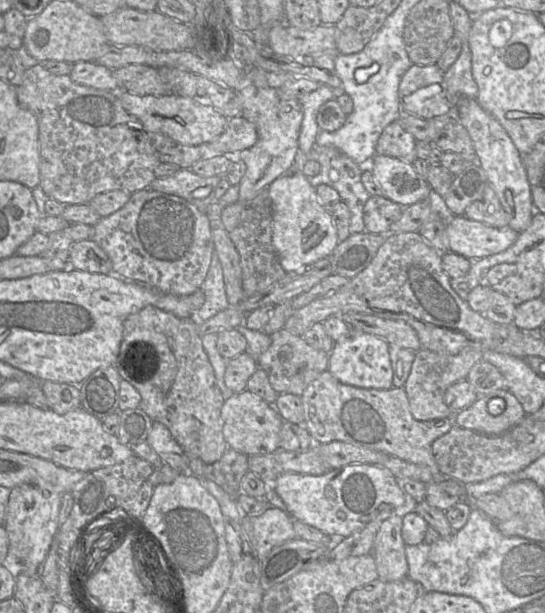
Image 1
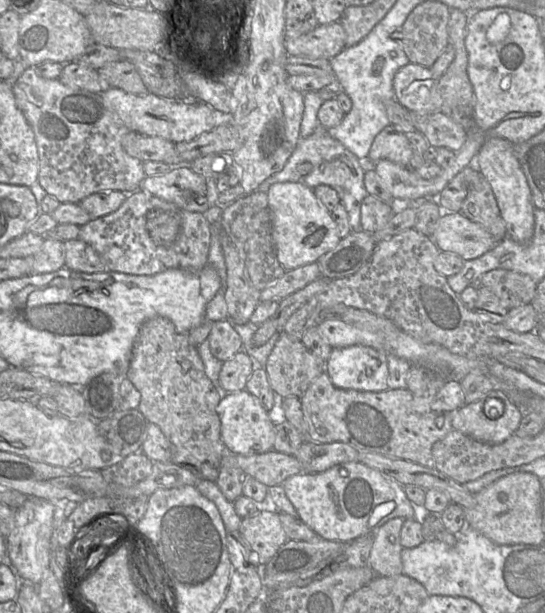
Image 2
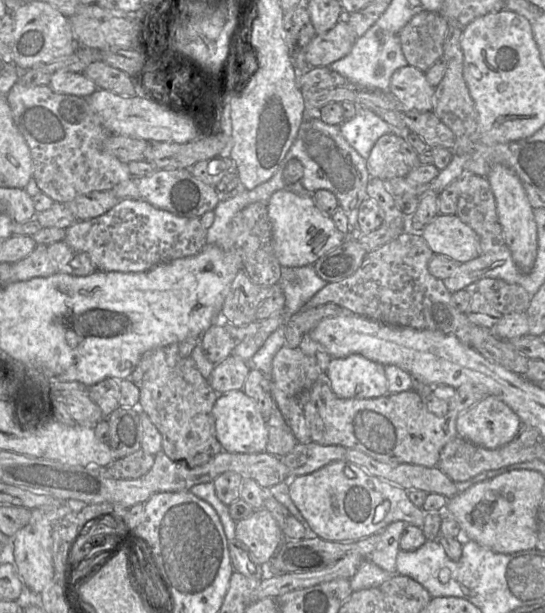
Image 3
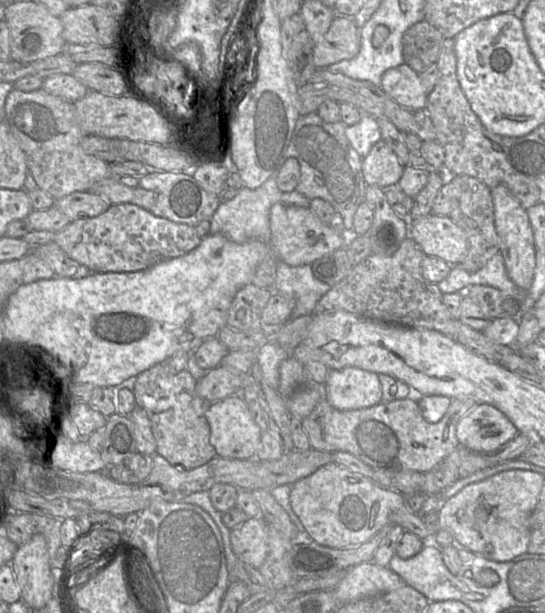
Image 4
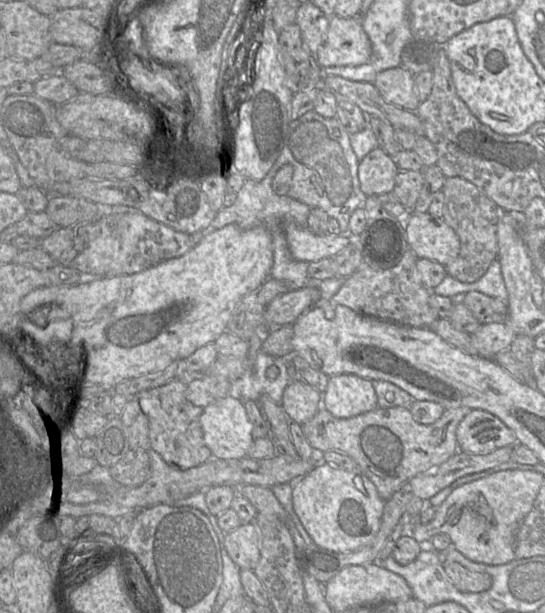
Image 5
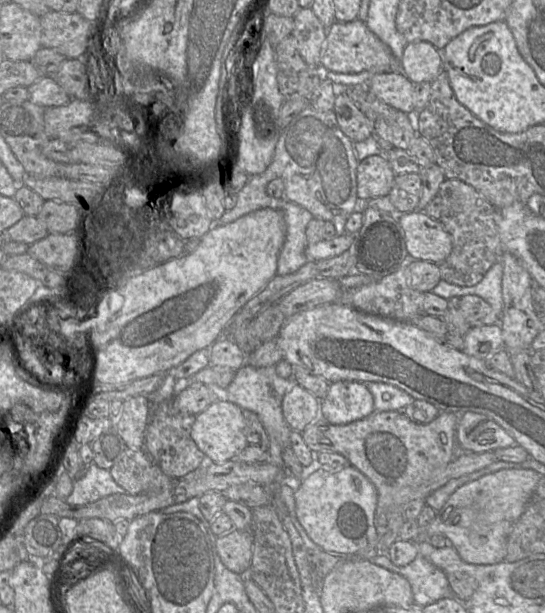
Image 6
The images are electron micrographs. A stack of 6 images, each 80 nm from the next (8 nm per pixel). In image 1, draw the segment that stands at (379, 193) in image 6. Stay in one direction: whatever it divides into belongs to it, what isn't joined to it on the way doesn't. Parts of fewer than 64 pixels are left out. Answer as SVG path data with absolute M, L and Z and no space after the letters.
M397 120L389 124L381 133L376 144L376 154L412 164L417 159L416 141L415 137Z

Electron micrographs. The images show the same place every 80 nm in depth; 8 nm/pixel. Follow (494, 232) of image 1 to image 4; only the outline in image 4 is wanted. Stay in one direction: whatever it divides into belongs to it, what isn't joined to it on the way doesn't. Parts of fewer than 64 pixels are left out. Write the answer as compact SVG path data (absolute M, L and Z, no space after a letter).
M431 213L413 221L409 237L426 256L439 257L450 265L460 264L468 254L467 235L449 216Z

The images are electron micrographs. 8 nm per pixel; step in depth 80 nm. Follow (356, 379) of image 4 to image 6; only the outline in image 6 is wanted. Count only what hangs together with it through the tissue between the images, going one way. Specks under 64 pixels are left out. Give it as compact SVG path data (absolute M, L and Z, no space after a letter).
M355 381L330 383L320 404L320 416L333 425L349 424L375 411L373 396L366 384Z

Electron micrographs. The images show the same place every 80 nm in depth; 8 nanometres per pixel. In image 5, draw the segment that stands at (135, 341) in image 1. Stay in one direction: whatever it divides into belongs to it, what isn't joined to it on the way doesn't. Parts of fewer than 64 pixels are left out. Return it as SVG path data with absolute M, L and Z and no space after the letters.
M182 375L170 383L140 392L136 398L141 410L149 420L151 449L157 452L169 465L188 470L204 464L213 458L204 442L200 416L204 408L190 403L185 396L189 376Z

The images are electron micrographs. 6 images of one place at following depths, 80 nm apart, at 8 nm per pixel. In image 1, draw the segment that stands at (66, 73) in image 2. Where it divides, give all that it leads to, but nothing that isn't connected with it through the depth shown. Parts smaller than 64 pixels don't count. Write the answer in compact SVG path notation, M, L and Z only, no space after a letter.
M77 62L72 66L71 79L78 84L108 91L119 91L113 70L96 62Z

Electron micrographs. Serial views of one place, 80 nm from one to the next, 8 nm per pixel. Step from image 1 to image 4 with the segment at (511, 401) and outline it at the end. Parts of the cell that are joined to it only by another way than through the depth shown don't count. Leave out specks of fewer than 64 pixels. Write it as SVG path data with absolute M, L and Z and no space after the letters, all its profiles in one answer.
M477 404L458 422L460 445L477 453L493 453L518 434L514 424L491 404Z

